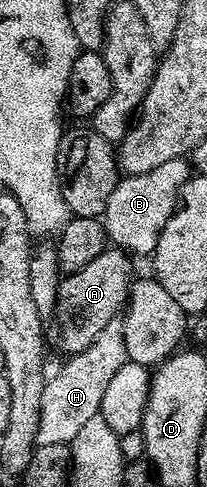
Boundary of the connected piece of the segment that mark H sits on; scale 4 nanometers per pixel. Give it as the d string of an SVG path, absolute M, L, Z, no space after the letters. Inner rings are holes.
M122 318L109 321L87 349L70 356L66 362L68 363L45 383L37 434L39 445L71 444L81 428L100 414L108 382L115 377L116 370L128 362L126 346L123 344Z

